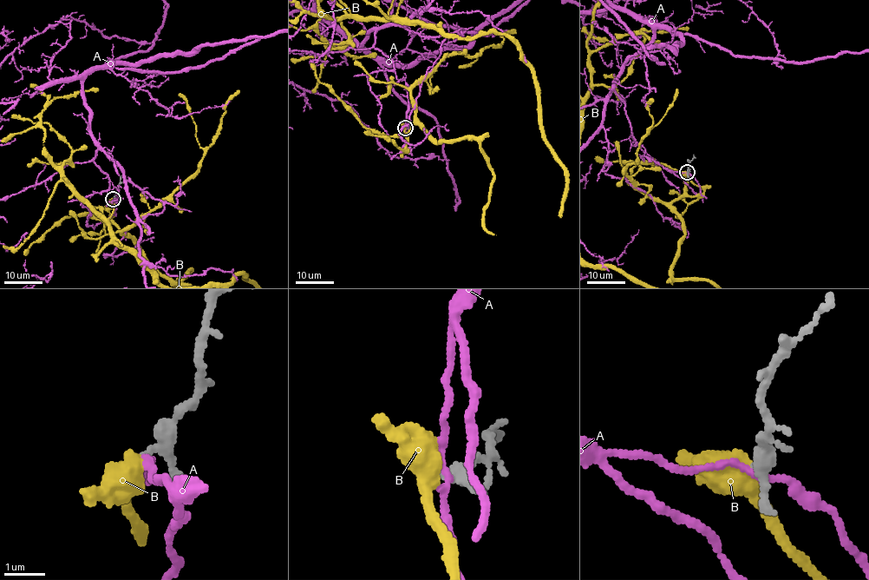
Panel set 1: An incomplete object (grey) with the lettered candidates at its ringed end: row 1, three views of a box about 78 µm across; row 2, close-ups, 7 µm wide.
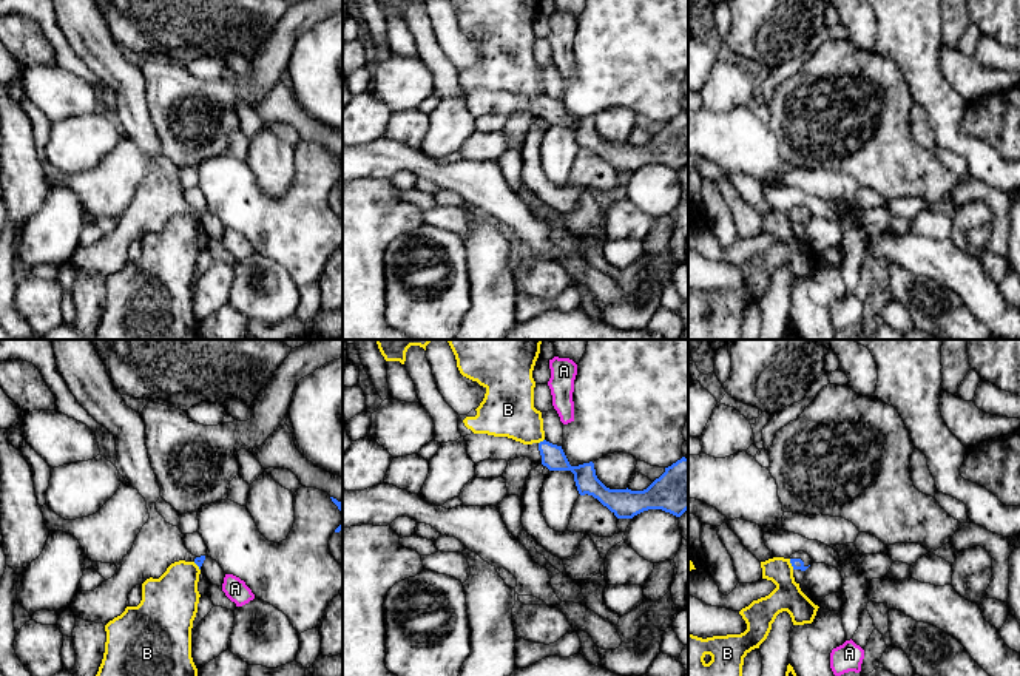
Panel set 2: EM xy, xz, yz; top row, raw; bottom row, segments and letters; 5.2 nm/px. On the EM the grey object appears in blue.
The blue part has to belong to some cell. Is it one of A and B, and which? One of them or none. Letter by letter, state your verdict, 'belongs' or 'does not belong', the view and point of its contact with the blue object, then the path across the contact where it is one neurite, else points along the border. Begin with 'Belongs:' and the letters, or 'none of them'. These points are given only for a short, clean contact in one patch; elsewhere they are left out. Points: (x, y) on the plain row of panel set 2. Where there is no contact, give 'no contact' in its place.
Belongs: none of them
A: does not belong | no contact
B: does not belong | yz (790, 216) | along yz (789, 213), (793, 223)

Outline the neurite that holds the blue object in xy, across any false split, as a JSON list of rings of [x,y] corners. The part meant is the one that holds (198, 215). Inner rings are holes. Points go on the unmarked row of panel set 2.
[[[52,0],[56,19],[79,59],[116,93],[116,122],[147,156],[148,176],[137,188],[133,202],[117,219],[116,228],[94,245],[79,245],[71,265],[79,273],[106,279],[127,262],[130,245],[153,232],[159,233],[179,215],[194,216],[199,224],[205,210],[193,210],[184,199],[177,181],[165,176],[156,156],[160,142],[145,100],[145,77],[128,62],[113,40],[94,0]]]

